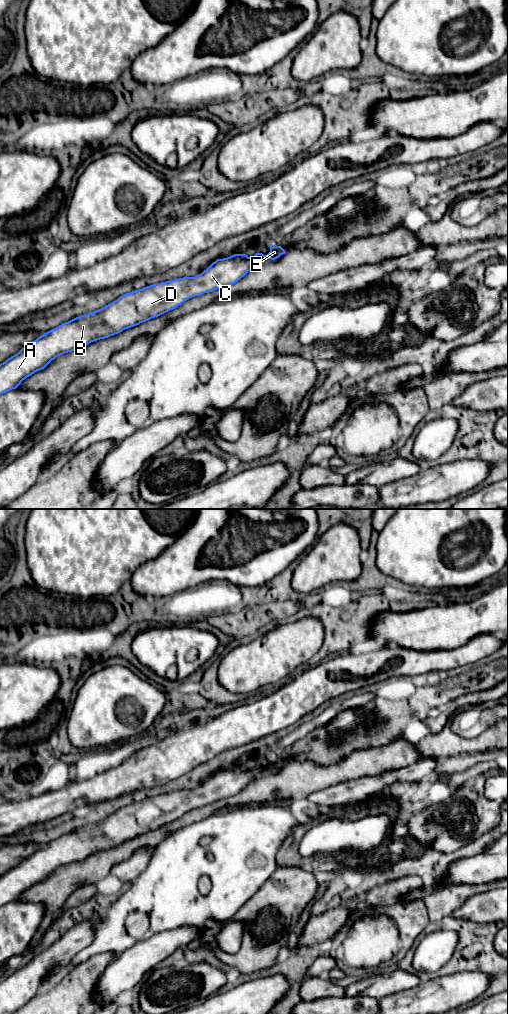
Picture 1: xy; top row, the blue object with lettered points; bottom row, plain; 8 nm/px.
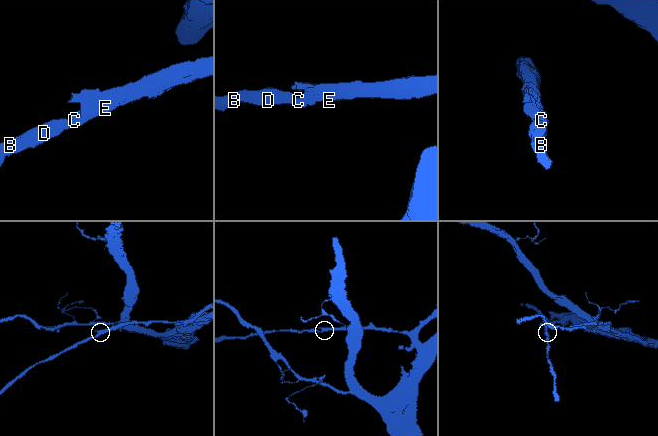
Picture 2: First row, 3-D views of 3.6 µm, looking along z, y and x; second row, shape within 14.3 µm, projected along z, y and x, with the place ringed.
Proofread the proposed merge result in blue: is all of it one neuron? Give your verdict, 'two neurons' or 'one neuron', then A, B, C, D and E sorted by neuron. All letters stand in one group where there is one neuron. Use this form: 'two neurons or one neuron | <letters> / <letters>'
one neuron | A B C D E

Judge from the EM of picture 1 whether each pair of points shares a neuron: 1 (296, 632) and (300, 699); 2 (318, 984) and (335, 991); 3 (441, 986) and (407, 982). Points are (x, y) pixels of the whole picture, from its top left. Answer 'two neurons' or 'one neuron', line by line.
1: two neurons
2: one neuron
3: two neurons

